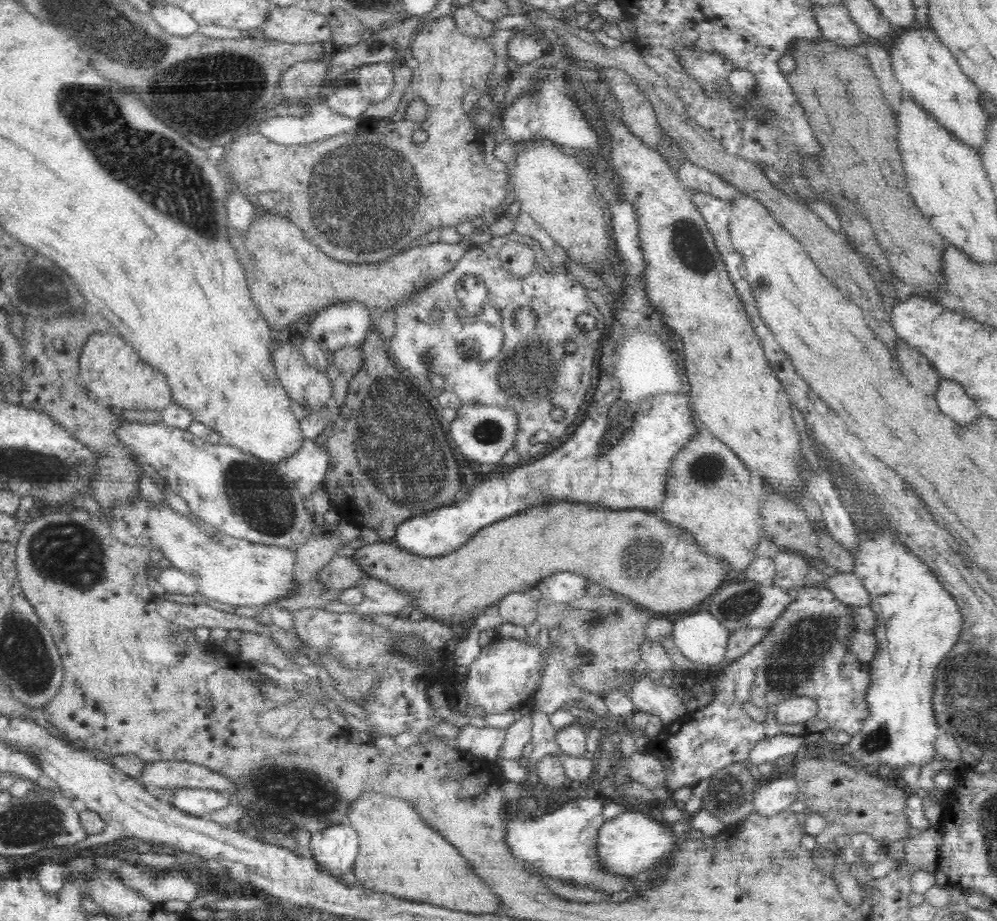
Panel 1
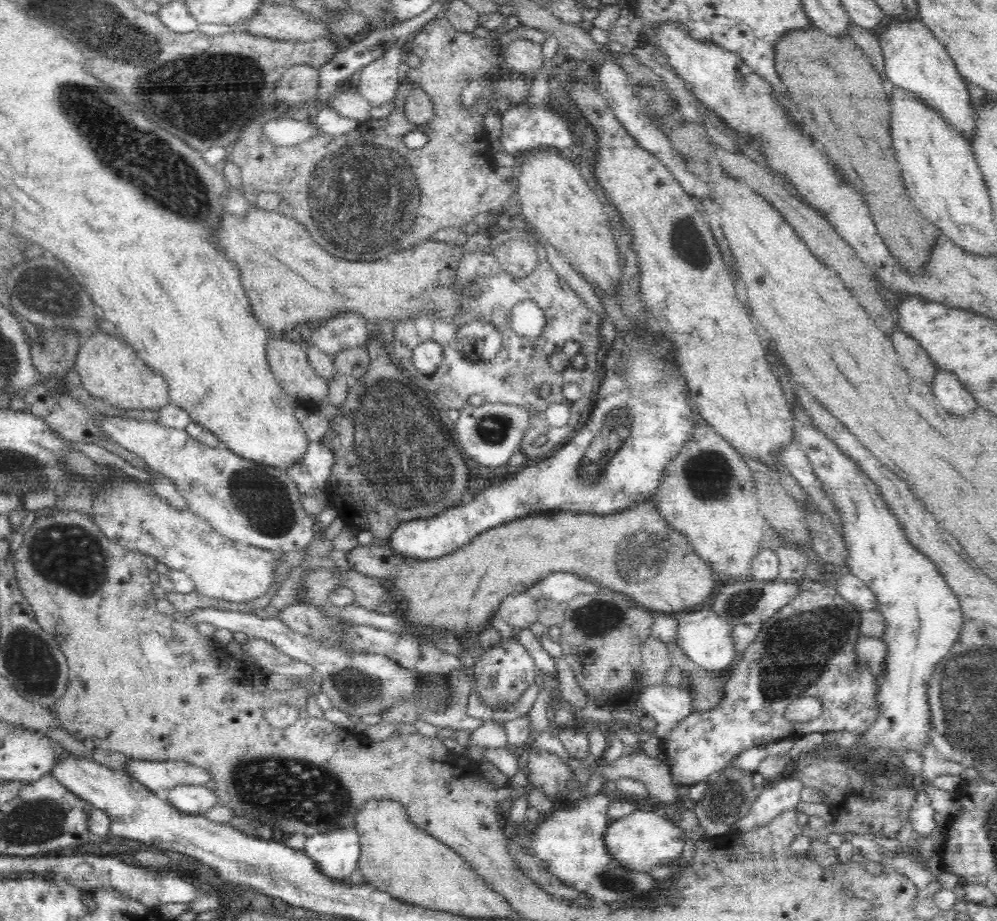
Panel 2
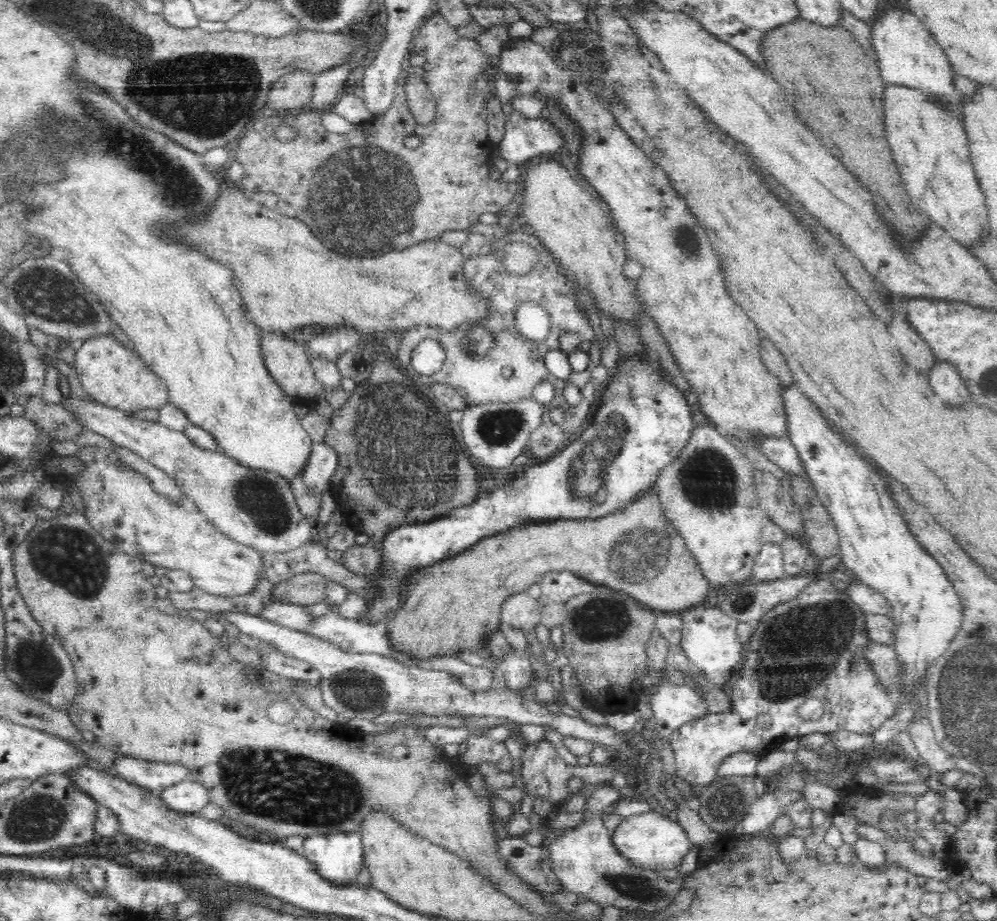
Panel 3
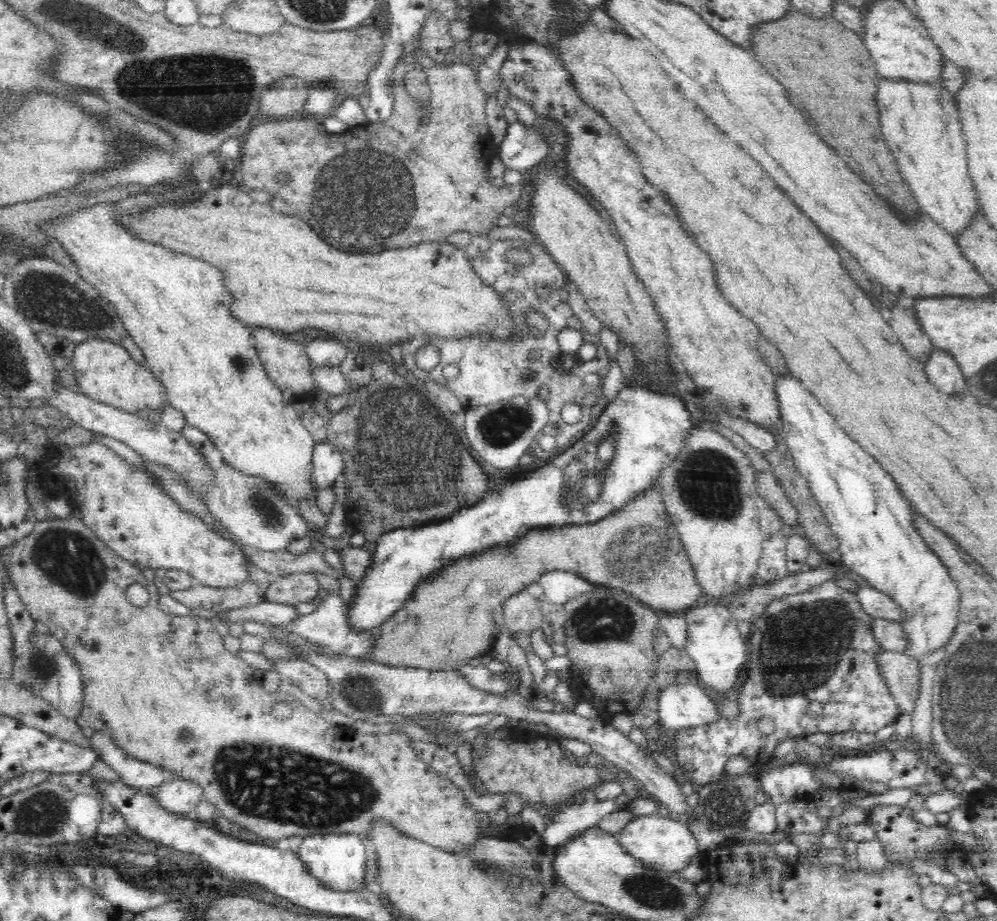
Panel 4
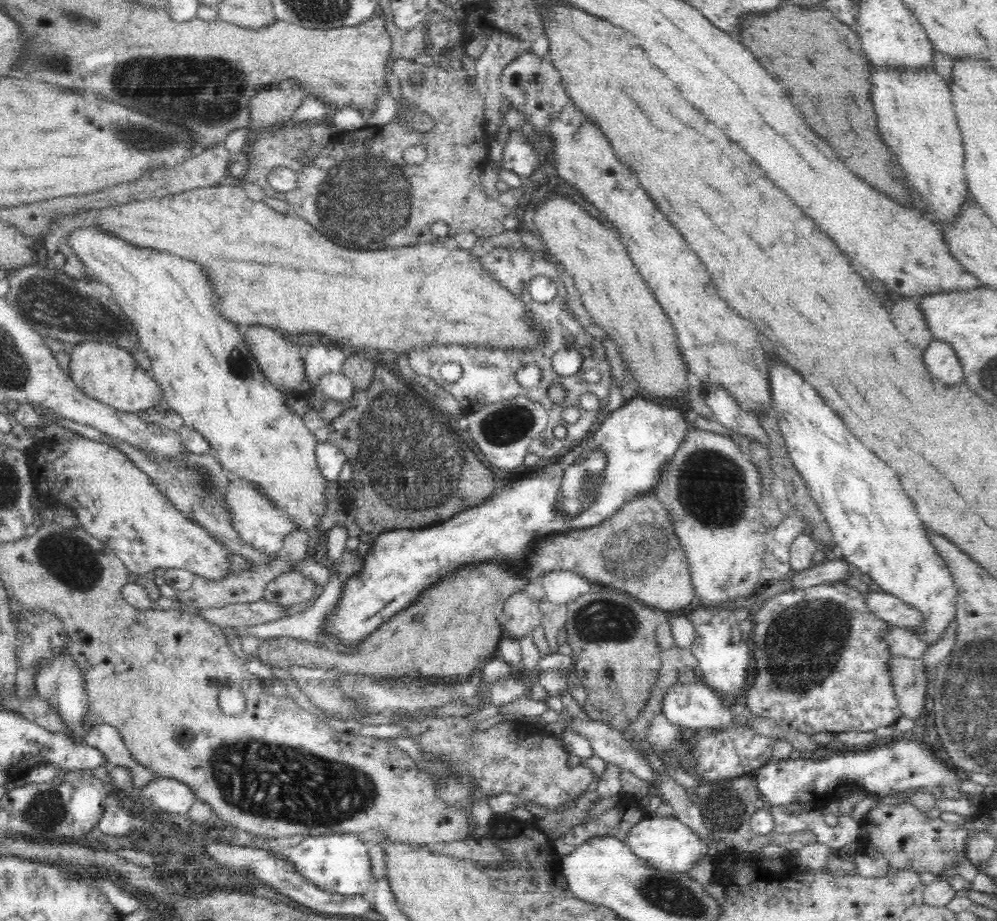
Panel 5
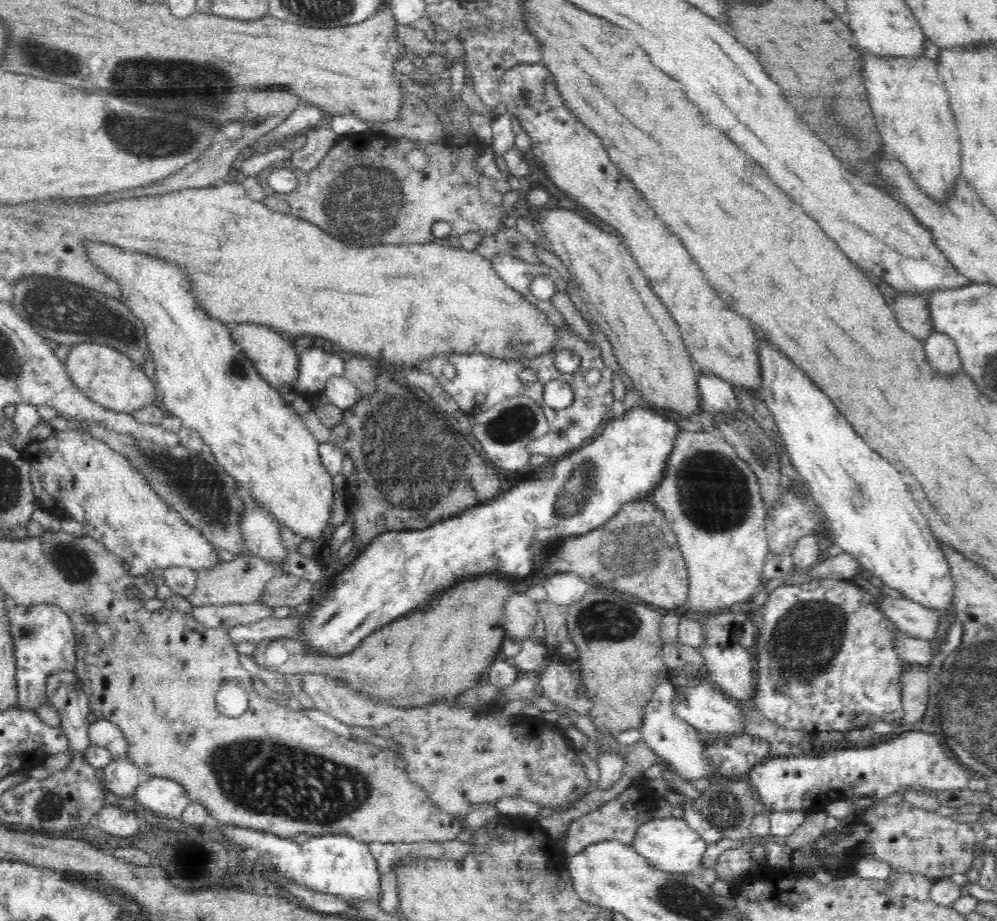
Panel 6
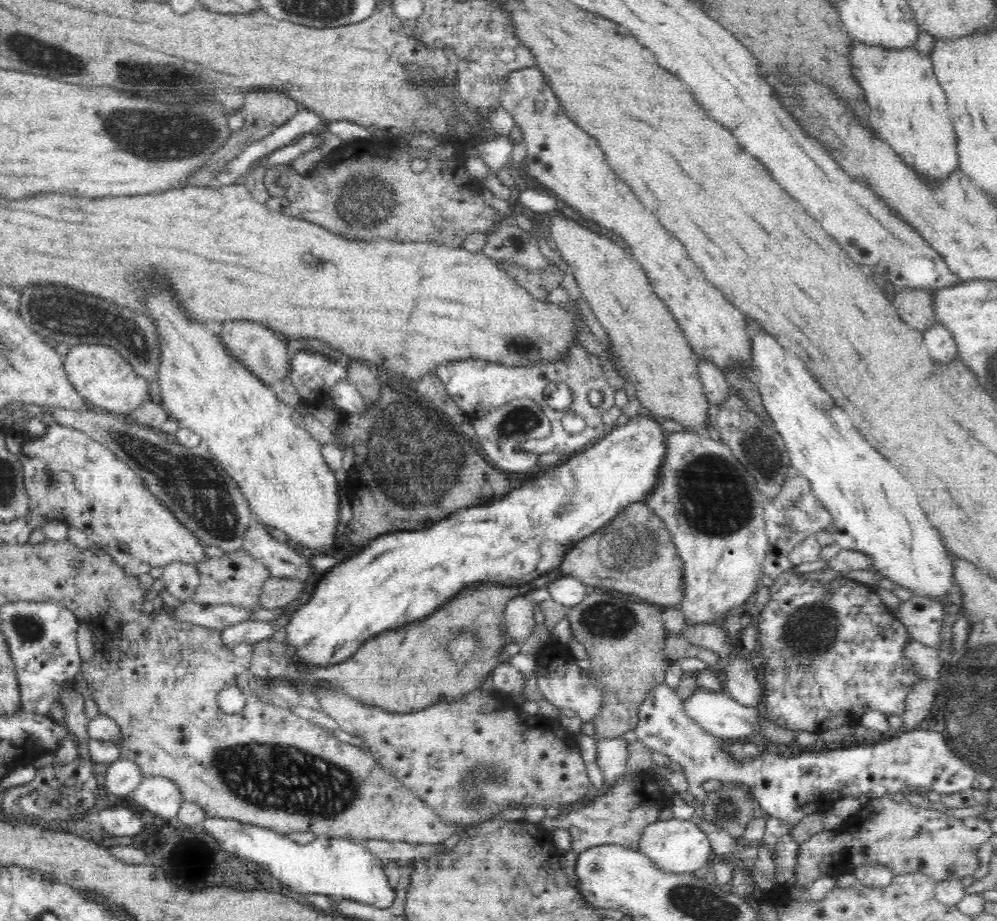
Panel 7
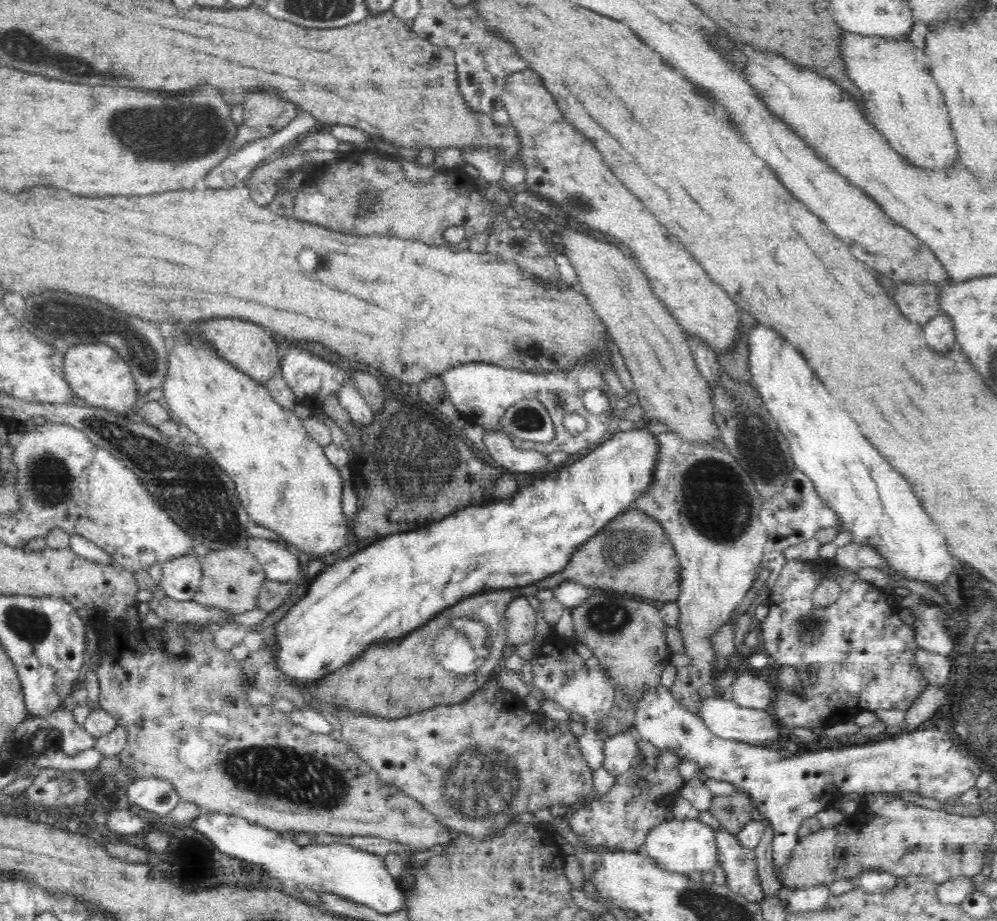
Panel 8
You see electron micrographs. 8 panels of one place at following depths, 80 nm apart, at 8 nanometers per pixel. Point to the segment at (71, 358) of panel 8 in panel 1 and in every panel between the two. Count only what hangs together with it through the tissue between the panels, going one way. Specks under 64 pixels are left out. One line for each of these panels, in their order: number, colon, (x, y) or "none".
1: (136, 385)
2: (109, 368)
3: (111, 374)
4: (104, 370)
5: (110, 374)
6: (111, 379)
7: (100, 374)

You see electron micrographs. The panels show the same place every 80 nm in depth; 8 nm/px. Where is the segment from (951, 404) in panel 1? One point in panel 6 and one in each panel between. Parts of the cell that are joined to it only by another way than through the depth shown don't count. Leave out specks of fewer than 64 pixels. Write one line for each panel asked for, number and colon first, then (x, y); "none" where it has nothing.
2: (953, 397)
3: (946, 382)
4: (942, 368)
5: (941, 361)
6: (940, 350)

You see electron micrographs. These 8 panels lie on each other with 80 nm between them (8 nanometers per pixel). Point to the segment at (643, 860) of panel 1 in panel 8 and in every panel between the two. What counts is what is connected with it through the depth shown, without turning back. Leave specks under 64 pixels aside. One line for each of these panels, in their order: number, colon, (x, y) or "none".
2: (640, 841)
3: (654, 842)
4: (666, 844)
5: (666, 843)
6: (670, 844)
7: (678, 846)
8: (681, 846)

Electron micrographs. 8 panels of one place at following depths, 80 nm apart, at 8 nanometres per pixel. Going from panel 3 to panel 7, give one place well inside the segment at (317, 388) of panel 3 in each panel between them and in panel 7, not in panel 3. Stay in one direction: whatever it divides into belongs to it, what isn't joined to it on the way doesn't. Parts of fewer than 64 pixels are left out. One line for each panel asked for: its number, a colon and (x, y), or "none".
4: (288, 366)
5: (281, 362)
6: (277, 361)
7: (262, 351)

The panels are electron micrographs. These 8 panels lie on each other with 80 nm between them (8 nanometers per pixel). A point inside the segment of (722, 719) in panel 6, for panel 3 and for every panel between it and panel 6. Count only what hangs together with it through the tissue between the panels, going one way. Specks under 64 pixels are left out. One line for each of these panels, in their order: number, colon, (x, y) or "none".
3: (674, 705)
4: (680, 706)
5: (695, 706)

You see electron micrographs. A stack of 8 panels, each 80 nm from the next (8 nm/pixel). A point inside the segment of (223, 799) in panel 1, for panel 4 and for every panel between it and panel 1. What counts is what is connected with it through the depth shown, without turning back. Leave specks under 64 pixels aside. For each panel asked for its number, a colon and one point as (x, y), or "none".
2: (195, 799)
3: (189, 796)
4: (180, 796)

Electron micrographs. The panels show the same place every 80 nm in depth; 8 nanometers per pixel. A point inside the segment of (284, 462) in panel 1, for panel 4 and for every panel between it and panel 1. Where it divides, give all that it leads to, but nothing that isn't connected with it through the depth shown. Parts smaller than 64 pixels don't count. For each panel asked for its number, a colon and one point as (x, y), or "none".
2: (311, 473)
3: (323, 460)
4: (328, 464)

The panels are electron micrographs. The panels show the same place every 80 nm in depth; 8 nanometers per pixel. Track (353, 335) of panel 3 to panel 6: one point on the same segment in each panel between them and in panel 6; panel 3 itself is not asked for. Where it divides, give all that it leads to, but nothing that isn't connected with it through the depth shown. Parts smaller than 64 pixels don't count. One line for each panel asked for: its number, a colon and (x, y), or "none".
4: (322, 353)
5: (319, 359)
6: (315, 366)

